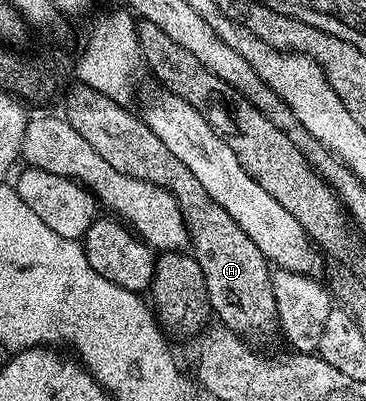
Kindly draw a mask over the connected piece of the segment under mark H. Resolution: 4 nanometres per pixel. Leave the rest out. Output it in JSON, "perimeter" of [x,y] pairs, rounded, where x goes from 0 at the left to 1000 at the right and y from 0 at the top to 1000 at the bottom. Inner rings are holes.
{"perimeter":[[[216,207],[180,239],[180,279],[175,294],[251,362],[251,374],[301,406],[328,434],[350,434],[350,444],[383,444],[383,454],[415,454],[448,474],[459,474],[481,494],[519,576],[525,636],[546,653],[546,673],[557,673],[557,703],[568,713],[574,776],[596,788],[609,810],[683,853],[705,853],[713,838],[738,838],[762,825],[760,776],[749,741],[743,668],[727,638],[710,633],[699,603],[623,544],[623,524],[568,494],[568,474],[546,464],[546,454],[525,436],[525,424],[415,334],[396,297],[363,289],[355,269],[317,257],[262,222]]]}

